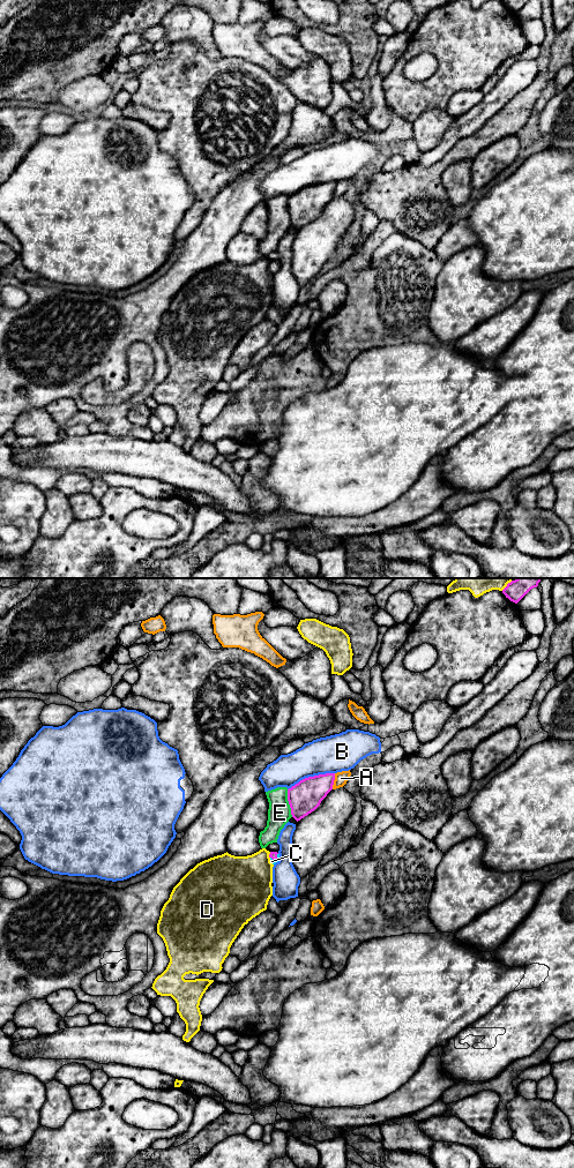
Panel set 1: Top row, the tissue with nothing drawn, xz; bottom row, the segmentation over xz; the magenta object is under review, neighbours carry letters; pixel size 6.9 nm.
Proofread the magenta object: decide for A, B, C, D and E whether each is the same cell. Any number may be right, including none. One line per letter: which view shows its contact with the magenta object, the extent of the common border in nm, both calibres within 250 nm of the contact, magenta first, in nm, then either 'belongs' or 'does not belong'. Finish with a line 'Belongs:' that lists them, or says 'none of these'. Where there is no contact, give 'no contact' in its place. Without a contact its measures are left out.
A: xz | 110 nm | 220/90 nm | does not belong
B: xz | 340 nm | 220/260 nm | does not belong
C: xz | 70 nm | 50/20 nm | belongs
D: xz | 50 nm | 50/360 nm | does not belong
E: xz | 200 nm | 220/160 nm | does not belong
Belongs: C

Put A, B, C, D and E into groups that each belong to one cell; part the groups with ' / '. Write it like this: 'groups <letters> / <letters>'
groups A / B / C / D / E

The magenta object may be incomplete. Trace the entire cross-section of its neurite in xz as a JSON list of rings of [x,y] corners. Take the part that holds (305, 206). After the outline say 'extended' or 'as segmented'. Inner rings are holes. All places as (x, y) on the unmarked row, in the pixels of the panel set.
[[[335,182],[319,184],[300,189],[288,199],[292,226],[298,231],[314,220],[333,199]]]; as segmented

